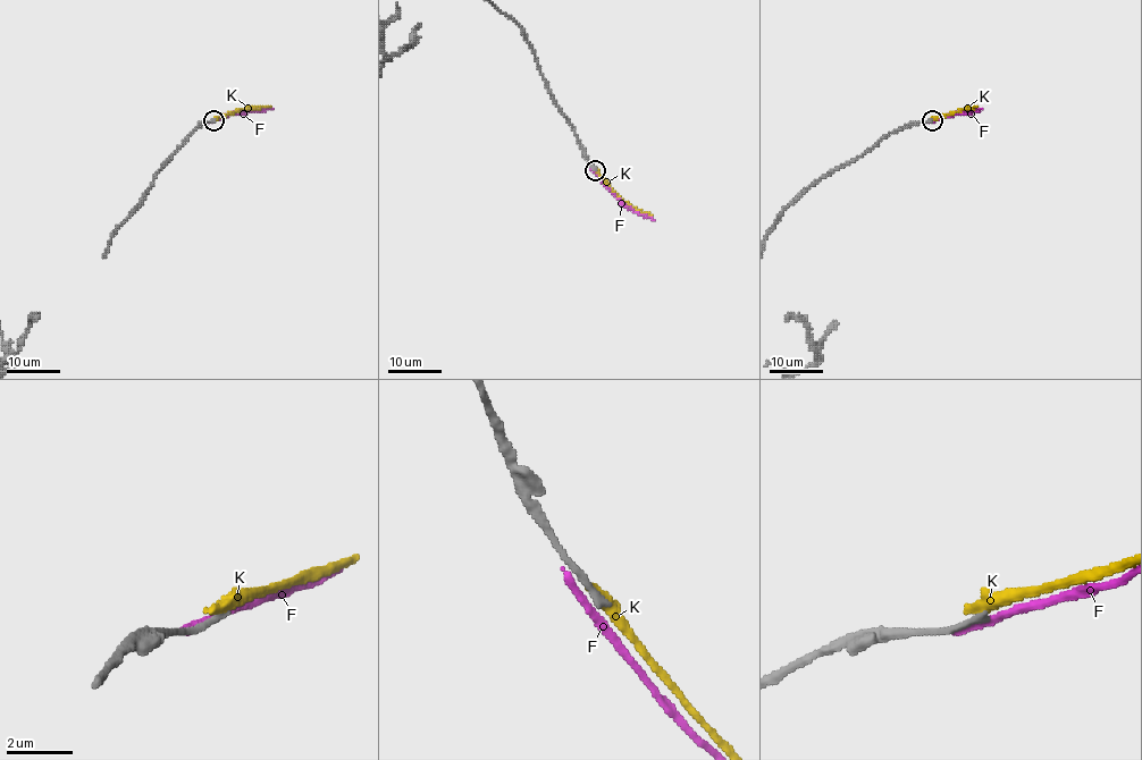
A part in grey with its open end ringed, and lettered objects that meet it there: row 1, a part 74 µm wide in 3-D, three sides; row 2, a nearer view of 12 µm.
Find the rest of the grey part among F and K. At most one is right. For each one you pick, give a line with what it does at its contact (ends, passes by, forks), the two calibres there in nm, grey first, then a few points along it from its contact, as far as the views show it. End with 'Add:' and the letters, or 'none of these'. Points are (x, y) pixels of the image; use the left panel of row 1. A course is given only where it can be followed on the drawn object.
Add: none of these

